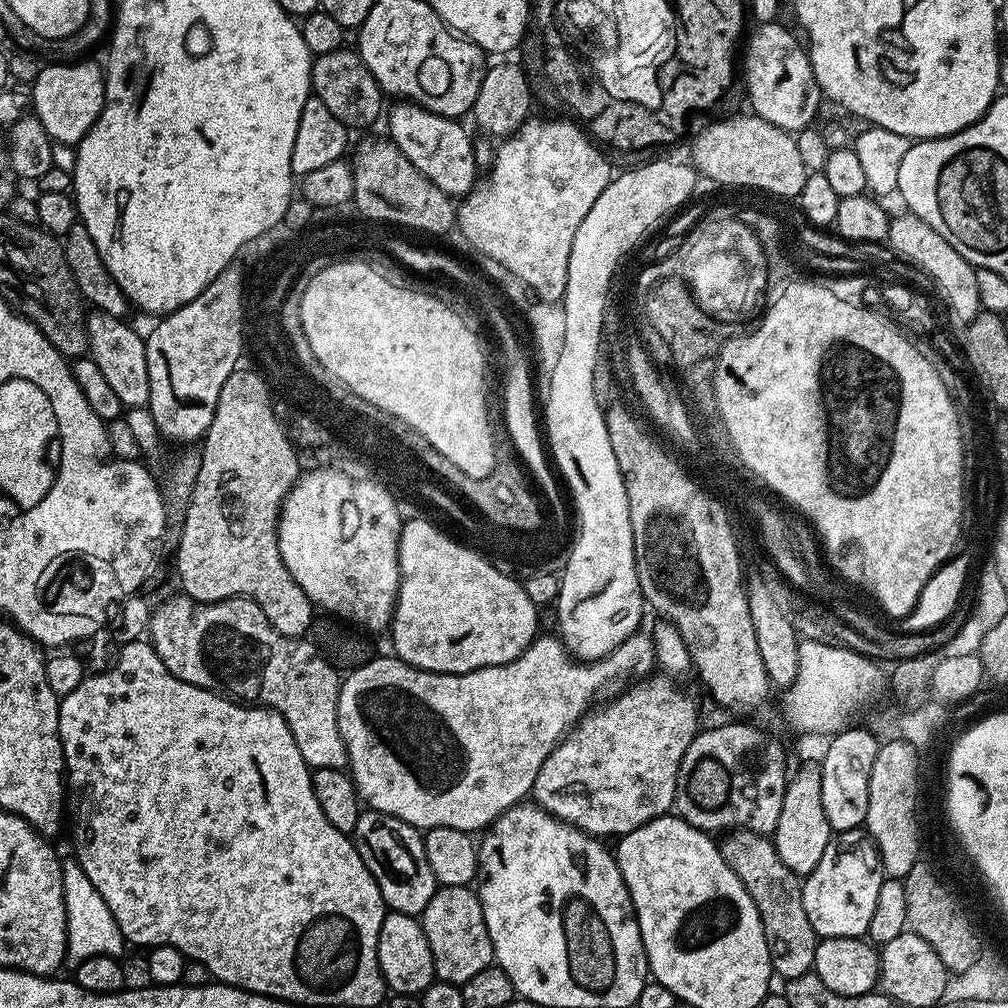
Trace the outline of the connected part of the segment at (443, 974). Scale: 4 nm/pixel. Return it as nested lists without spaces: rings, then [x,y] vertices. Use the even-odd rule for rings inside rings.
[[[440,886],[430,898],[426,910],[422,914],[424,933],[430,942],[430,950],[436,967],[436,980],[444,980],[448,984],[463,986],[474,978],[474,974],[482,974],[482,970],[493,967],[494,953],[490,934],[486,930],[486,918],[482,914],[480,897],[468,886]]]

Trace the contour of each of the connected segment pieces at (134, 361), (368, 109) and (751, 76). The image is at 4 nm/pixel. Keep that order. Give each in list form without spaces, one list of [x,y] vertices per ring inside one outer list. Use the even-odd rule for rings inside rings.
[[[99,310],[89,311],[86,316],[86,329],[88,335],[87,355],[102,370],[106,382],[118,394],[121,405],[125,409],[143,408],[147,405],[150,394],[148,381],[148,363],[146,362],[146,340],[139,336],[130,325],[121,317],[111,316]]]
[[[343,48],[313,59],[311,91],[319,100],[326,102],[330,114],[341,120],[349,129],[364,128],[381,119],[380,96],[382,89],[374,74],[365,66],[357,51]]]
[[[764,22],[757,28],[760,29],[749,38],[748,45],[746,40],[742,48],[744,84],[752,99],[751,111],[789,134],[801,132],[809,127],[808,116],[815,114],[821,100],[805,45],[800,45],[780,22]]]

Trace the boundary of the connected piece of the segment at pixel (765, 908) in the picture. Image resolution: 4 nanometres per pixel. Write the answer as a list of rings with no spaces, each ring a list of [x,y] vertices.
[[[732,830],[725,836],[728,837],[718,844],[720,853],[726,866],[738,874],[738,882],[742,882],[746,894],[754,898],[754,906],[758,906],[773,973],[781,976],[781,981],[787,982],[813,971],[818,937],[806,914],[801,877],[788,869],[775,843],[760,832]]]

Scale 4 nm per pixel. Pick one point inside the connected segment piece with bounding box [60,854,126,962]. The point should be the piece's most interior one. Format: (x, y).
(92, 932)

